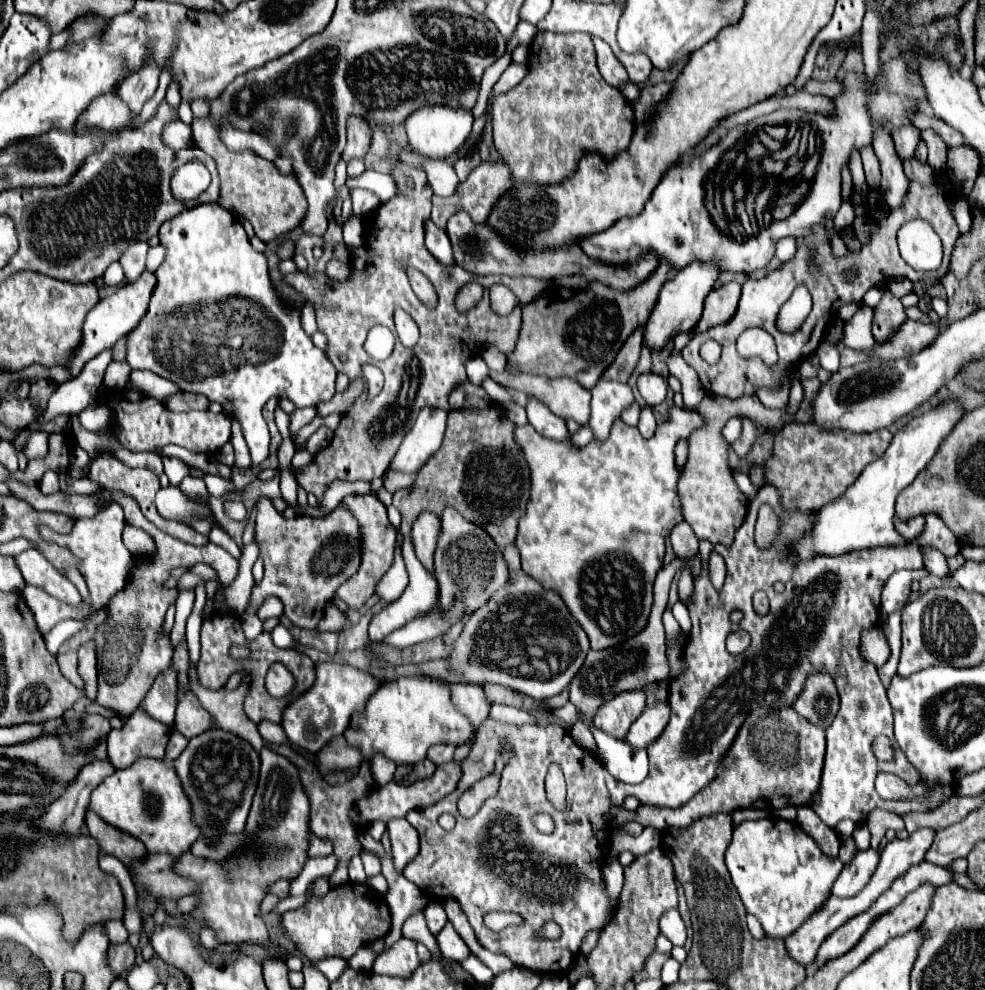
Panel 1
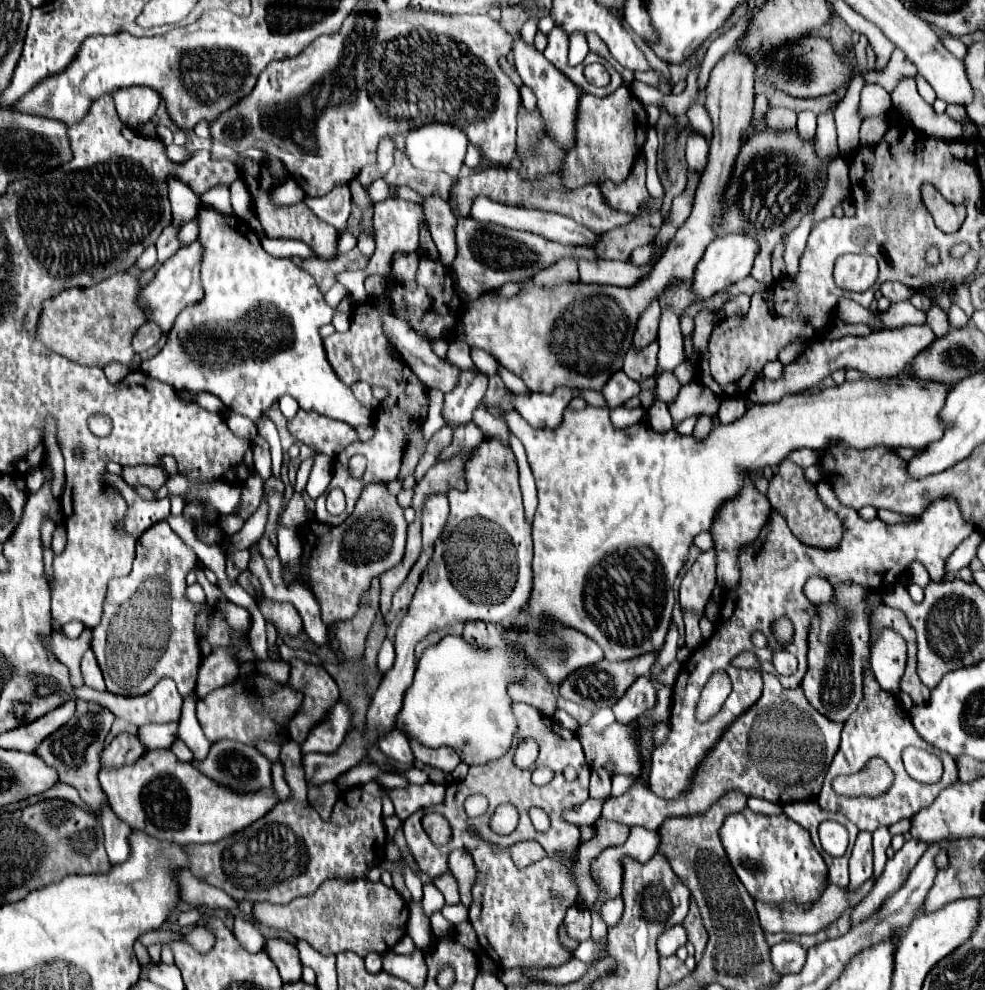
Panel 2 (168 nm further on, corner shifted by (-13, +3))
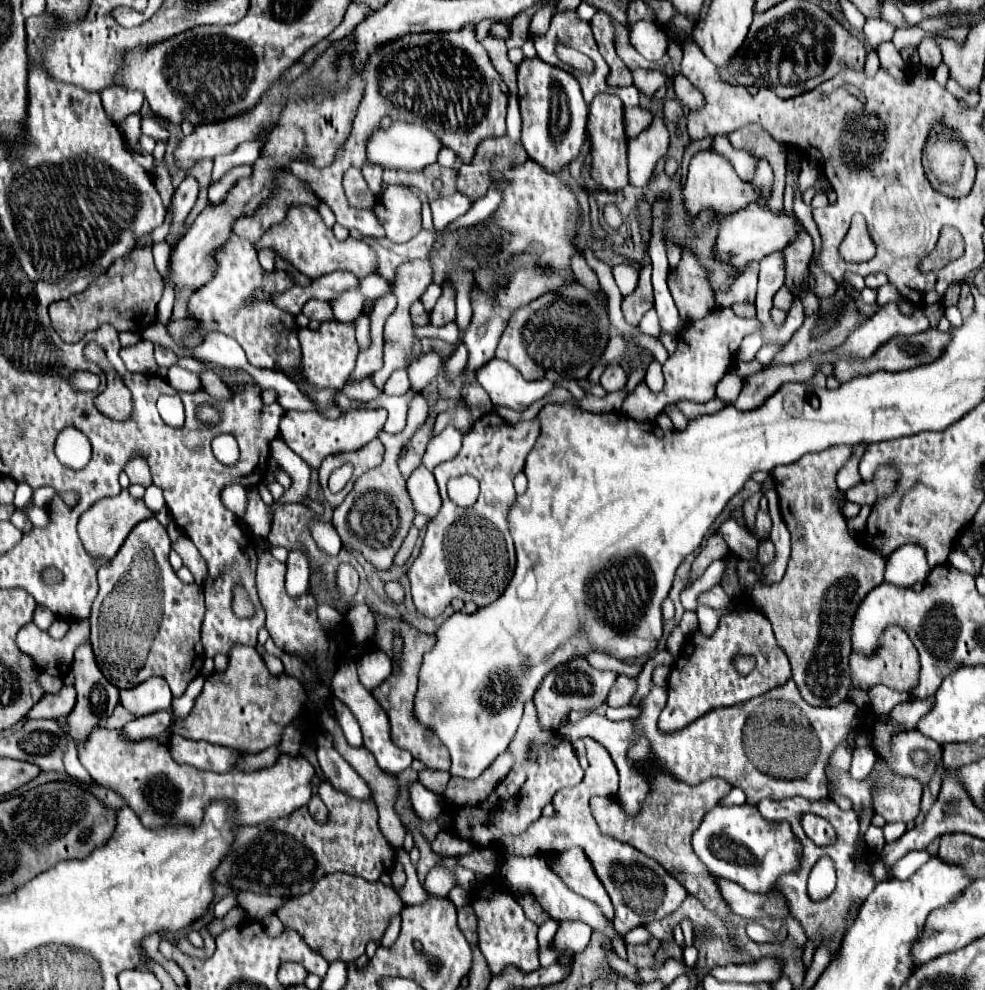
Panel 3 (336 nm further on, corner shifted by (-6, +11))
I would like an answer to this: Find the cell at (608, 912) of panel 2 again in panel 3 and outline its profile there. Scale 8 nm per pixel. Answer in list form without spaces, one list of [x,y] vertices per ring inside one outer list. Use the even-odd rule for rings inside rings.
[[[506,857],[504,865],[502,865],[502,877],[506,881],[506,885],[510,885],[510,893],[520,893],[520,891],[528,891],[530,895],[534,895],[534,899],[542,905],[542,909],[558,919],[558,921],[582,921],[586,925],[590,925],[596,931],[604,931],[608,937],[612,937],[614,949],[616,953],[624,960],[627,959],[626,947],[624,941],[618,937],[618,933],[614,931],[612,921],[608,921],[600,909],[596,905],[592,905],[588,899],[572,893],[566,885],[562,885],[562,881],[558,881],[558,877],[554,877],[554,873],[548,869],[546,859],[544,857]]]

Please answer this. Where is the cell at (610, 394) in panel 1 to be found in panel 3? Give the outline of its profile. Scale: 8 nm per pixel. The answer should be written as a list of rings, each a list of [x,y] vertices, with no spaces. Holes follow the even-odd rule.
[[[618,365],[606,367],[604,373],[602,373],[602,377],[600,377],[600,385],[602,385],[608,393],[622,389],[622,387],[626,385],[626,381],[628,381],[628,371],[626,371],[624,367],[618,367]]]

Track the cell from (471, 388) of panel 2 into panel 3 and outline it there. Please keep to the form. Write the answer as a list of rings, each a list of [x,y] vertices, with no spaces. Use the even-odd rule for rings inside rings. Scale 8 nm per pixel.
[[[526,161],[504,171],[494,171],[490,177],[490,187],[498,187],[502,191],[498,209],[488,221],[474,225],[470,233],[458,237],[458,247],[478,257],[482,267],[498,267],[498,281],[494,283],[492,293],[482,291],[476,281],[470,289],[472,319],[464,335],[464,343],[468,345],[466,373],[470,375],[494,357],[498,339],[518,307],[528,305],[538,295],[552,293],[574,279],[570,261],[580,251],[576,247],[576,239],[582,209],[562,179],[548,175],[534,161]],[[508,241],[510,247],[506,247]],[[556,259],[564,261],[556,263]]]

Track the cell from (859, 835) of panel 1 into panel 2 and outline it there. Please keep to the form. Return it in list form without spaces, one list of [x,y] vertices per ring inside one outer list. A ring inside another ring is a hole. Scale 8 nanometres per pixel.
[[[885,827],[877,829],[877,831],[873,833],[873,851],[875,851],[875,879],[881,875],[881,871],[883,871],[883,867],[885,867],[885,861],[887,861],[885,851],[887,851],[887,847],[889,847],[889,845],[891,845],[891,835],[889,835],[889,831],[887,831]]]

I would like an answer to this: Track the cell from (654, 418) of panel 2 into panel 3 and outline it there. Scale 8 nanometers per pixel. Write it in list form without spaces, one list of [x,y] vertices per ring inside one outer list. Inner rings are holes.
[[[668,405],[668,407],[666,407],[666,413],[668,413],[668,417],[672,419],[672,423],[674,423],[674,427],[676,427],[678,431],[688,425],[688,419],[686,419],[674,405]]]

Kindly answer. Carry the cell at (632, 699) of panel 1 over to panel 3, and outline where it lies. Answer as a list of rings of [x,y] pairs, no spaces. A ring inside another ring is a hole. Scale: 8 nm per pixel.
[[[618,675],[616,683],[612,685],[612,689],[608,693],[608,705],[610,707],[624,707],[630,703],[634,693],[636,693],[636,679],[626,677],[626,675]]]

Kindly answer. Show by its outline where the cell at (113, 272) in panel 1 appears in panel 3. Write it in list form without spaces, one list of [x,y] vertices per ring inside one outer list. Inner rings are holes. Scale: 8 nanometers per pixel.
[[[168,210],[162,226],[154,229],[154,231],[152,231],[151,233],[153,244],[156,244],[158,242],[165,240],[165,238],[170,232],[170,225],[171,225],[171,211]]]

